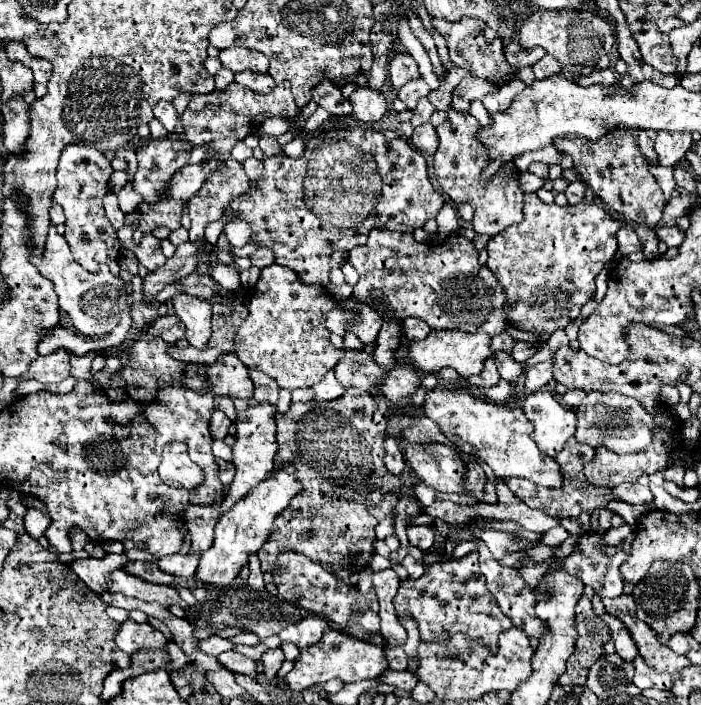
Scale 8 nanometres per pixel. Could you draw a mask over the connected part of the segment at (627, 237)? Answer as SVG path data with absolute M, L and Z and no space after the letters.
M621 227L617 231L617 243L619 243L619 251L623 255L629 255L629 253L635 253L635 251L641 251L641 241L637 237L637 233L631 229L631 227Z

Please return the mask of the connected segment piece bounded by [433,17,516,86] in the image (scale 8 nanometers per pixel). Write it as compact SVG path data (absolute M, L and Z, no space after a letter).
M461 17L461 21L457 21L457 23L441 19L441 21L433 21L433 27L435 27L435 31L439 31L447 39L449 55L451 55L451 61L455 65L465 67L476 77L500 86L507 83L510 76L516 76L515 70L505 59L502 40L496 38L489 44L485 35L479 31L479 29L485 29L483 21L477 21L477 19L471 19L471 17Z

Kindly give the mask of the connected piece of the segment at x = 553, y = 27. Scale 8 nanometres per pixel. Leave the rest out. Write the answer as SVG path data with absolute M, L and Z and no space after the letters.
M571 9L571 11L535 11L525 19L519 31L519 45L523 49L543 47L549 55L553 55L563 69L567 69L567 77L577 81L583 75L585 67L595 67L599 57L607 55L613 45L613 23L605 17L599 17L595 11Z

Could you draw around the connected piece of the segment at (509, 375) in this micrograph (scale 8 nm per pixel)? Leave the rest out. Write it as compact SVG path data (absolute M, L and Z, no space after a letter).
M497 351L495 353L495 361L497 361L497 369L499 369L499 375L507 381L515 381L521 373L521 365L509 355L509 353L503 353L503 351Z

